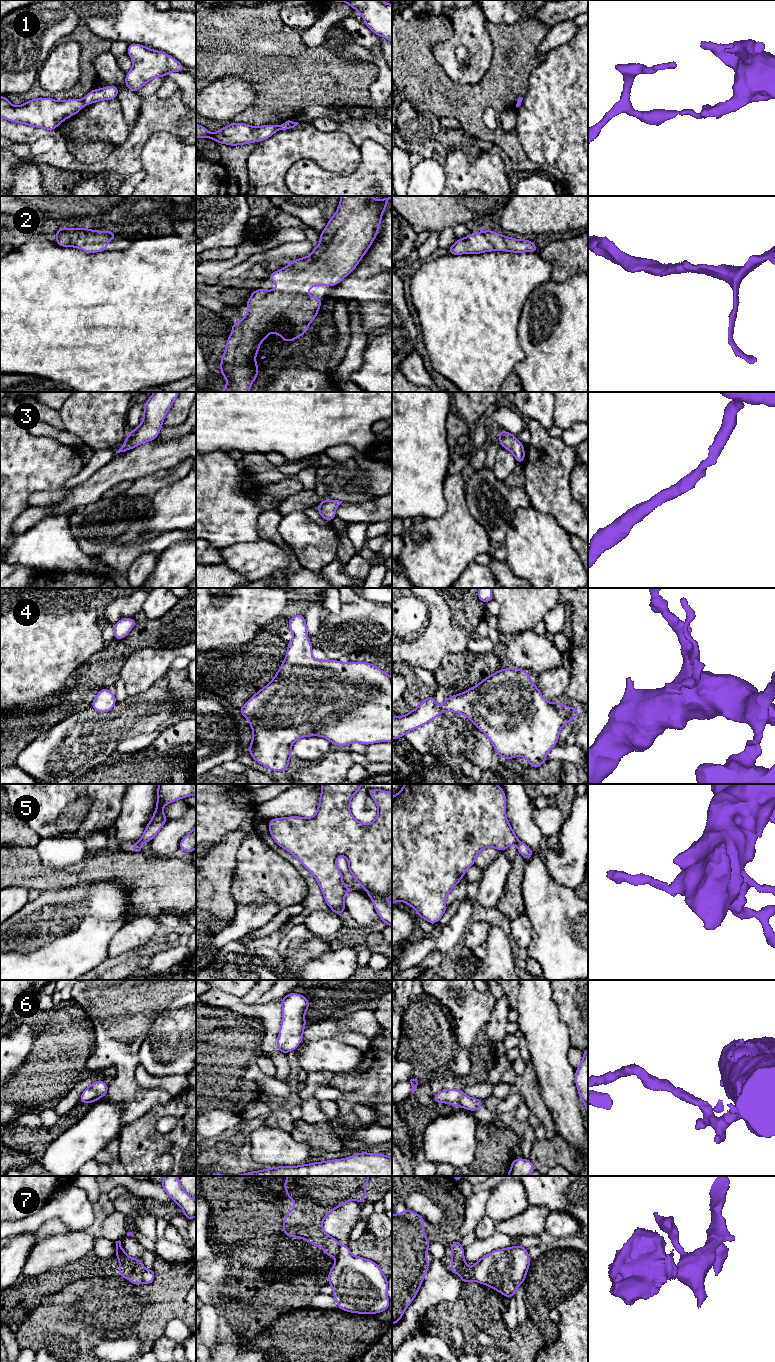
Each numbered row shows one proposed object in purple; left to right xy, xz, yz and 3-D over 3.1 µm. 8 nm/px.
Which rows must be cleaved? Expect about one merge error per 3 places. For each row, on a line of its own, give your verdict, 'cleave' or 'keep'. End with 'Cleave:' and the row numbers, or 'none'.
1: cleave
2: keep
3: keep
4: keep
5: cleave
6: keep
7: cleave
Cleave: 1, 5, 7

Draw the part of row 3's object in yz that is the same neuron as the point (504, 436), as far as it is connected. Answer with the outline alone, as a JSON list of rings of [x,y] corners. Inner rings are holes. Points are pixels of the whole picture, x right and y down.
[[[500,430],[498,433],[498,439],[502,448],[505,448],[513,453],[517,464],[524,462],[524,445],[517,439],[515,435],[510,434],[508,431]]]

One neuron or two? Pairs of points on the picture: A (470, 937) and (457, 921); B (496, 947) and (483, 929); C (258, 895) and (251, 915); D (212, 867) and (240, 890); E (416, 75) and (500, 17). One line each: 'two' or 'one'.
A: two
B: two
C: two
D: two
E: two

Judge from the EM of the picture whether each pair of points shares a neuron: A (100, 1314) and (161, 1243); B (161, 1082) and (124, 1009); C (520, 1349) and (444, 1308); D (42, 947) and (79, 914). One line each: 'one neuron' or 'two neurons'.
A: two neurons
B: two neurons
C: one neuron
D: one neuron

